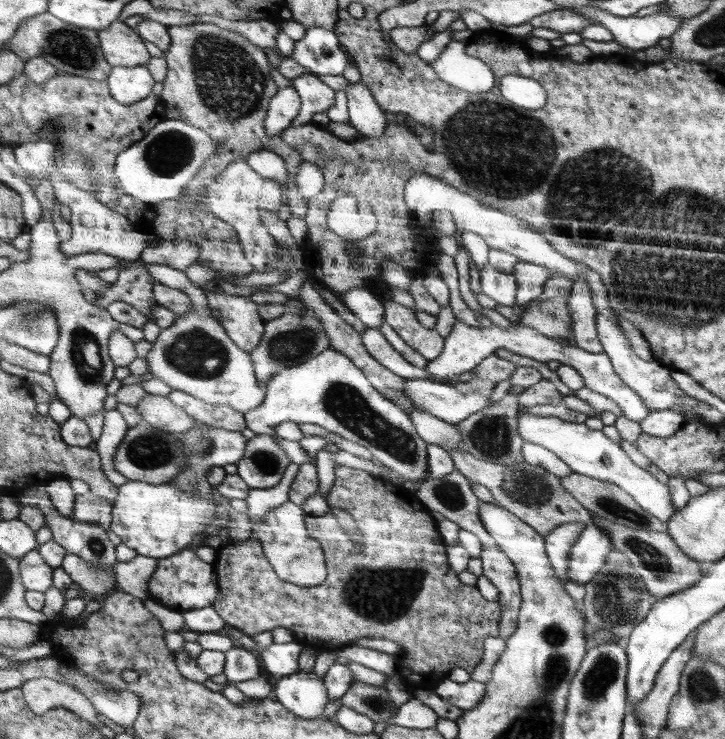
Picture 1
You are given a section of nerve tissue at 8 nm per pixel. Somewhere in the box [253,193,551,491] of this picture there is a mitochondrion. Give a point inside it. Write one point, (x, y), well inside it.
(345, 403)

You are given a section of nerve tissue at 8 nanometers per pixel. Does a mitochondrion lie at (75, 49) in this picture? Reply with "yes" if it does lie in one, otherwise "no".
yes

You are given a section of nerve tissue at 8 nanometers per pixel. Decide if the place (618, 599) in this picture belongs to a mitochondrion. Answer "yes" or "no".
yes

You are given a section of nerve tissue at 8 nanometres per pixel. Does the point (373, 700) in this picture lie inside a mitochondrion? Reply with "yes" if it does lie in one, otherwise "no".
yes

